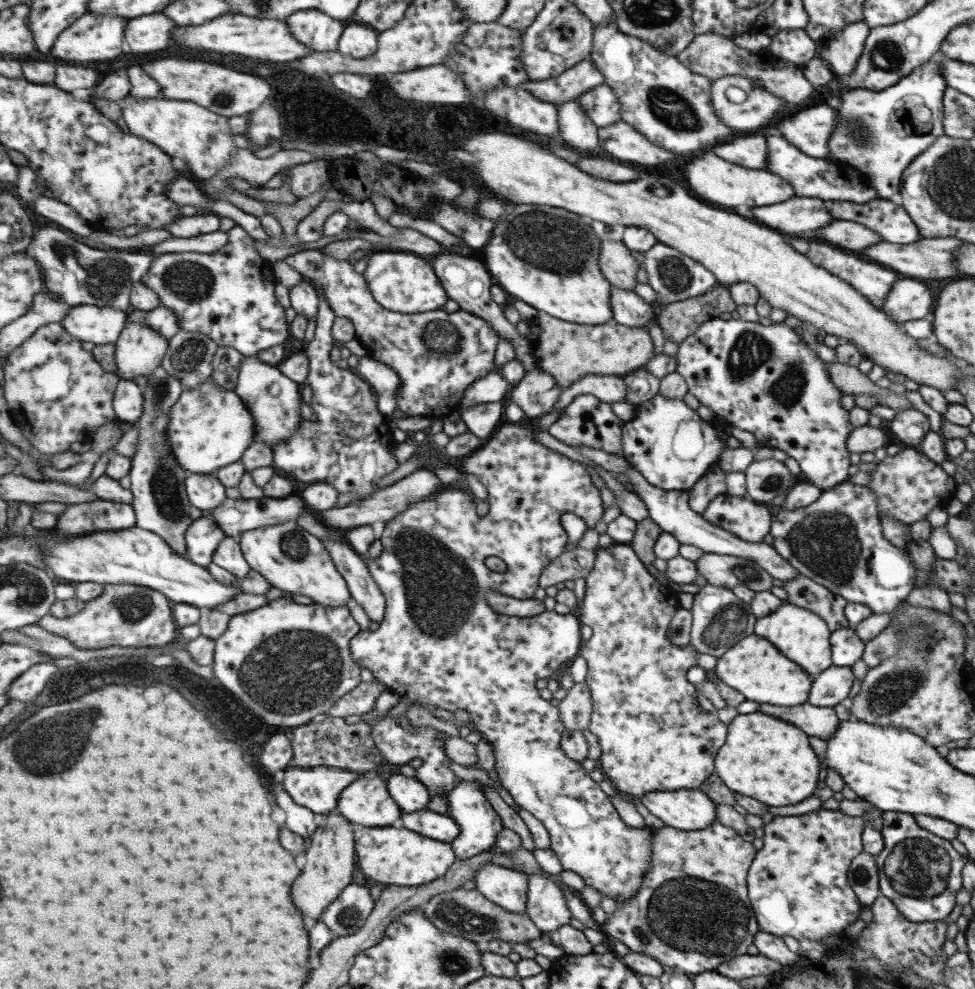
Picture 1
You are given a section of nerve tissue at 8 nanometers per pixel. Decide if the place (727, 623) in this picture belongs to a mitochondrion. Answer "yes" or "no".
yes

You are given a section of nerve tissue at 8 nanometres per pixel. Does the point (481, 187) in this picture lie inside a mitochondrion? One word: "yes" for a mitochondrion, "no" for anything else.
no

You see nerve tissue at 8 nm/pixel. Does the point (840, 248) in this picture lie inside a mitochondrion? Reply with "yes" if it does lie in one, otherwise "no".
no

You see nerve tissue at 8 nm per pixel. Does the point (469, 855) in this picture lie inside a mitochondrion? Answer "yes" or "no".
no

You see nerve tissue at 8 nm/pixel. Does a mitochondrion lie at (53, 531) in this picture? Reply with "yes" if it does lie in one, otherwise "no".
no

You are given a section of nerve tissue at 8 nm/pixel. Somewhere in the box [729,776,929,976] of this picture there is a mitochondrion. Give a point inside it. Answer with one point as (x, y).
(859, 874)

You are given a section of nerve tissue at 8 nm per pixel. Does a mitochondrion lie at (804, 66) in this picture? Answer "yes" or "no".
no

